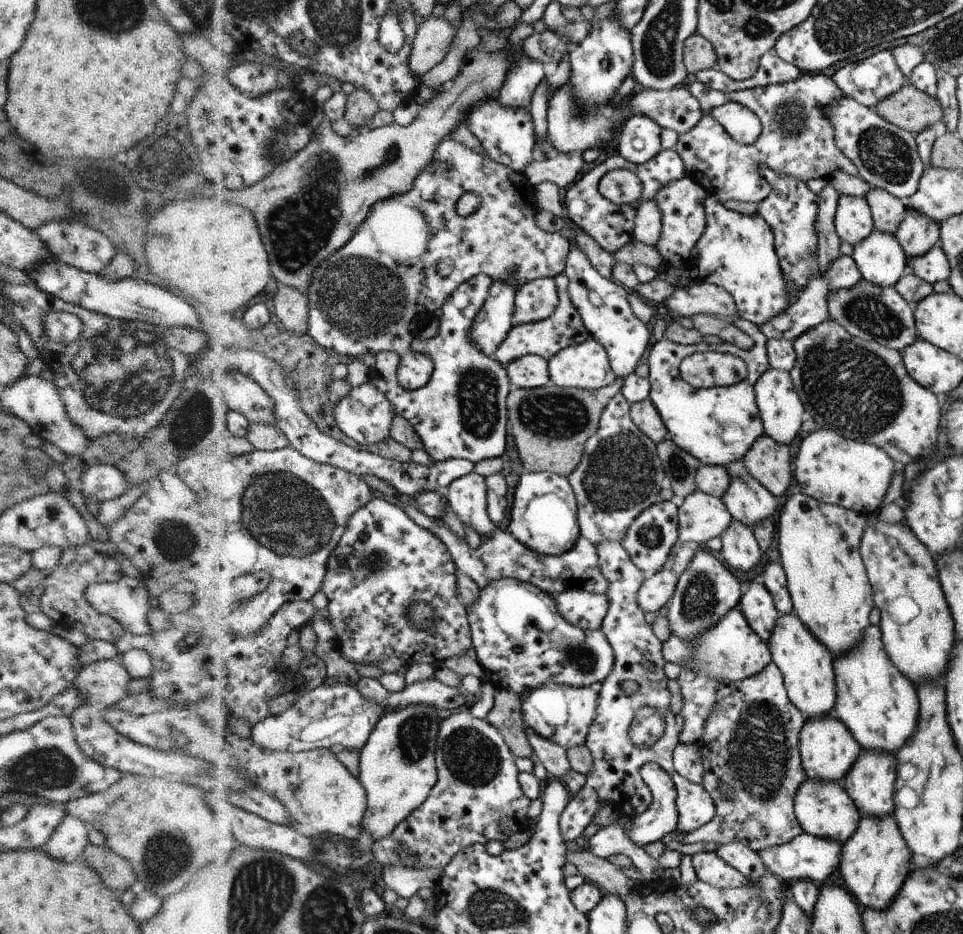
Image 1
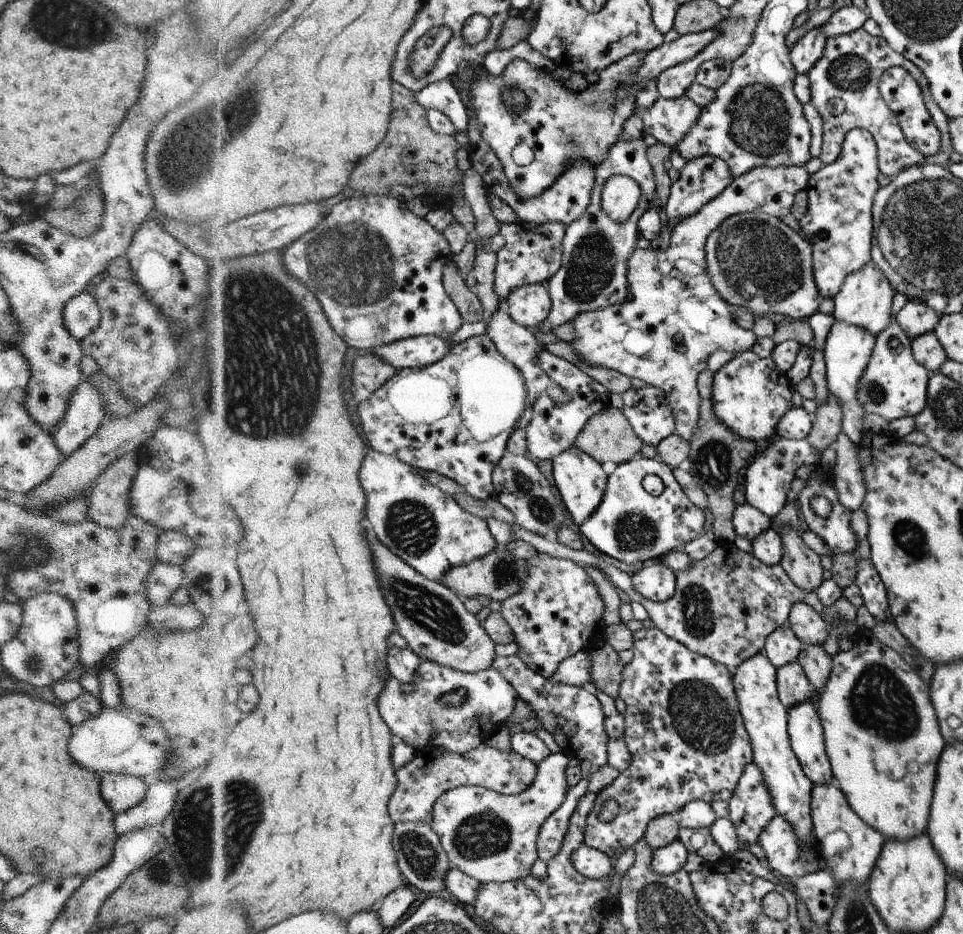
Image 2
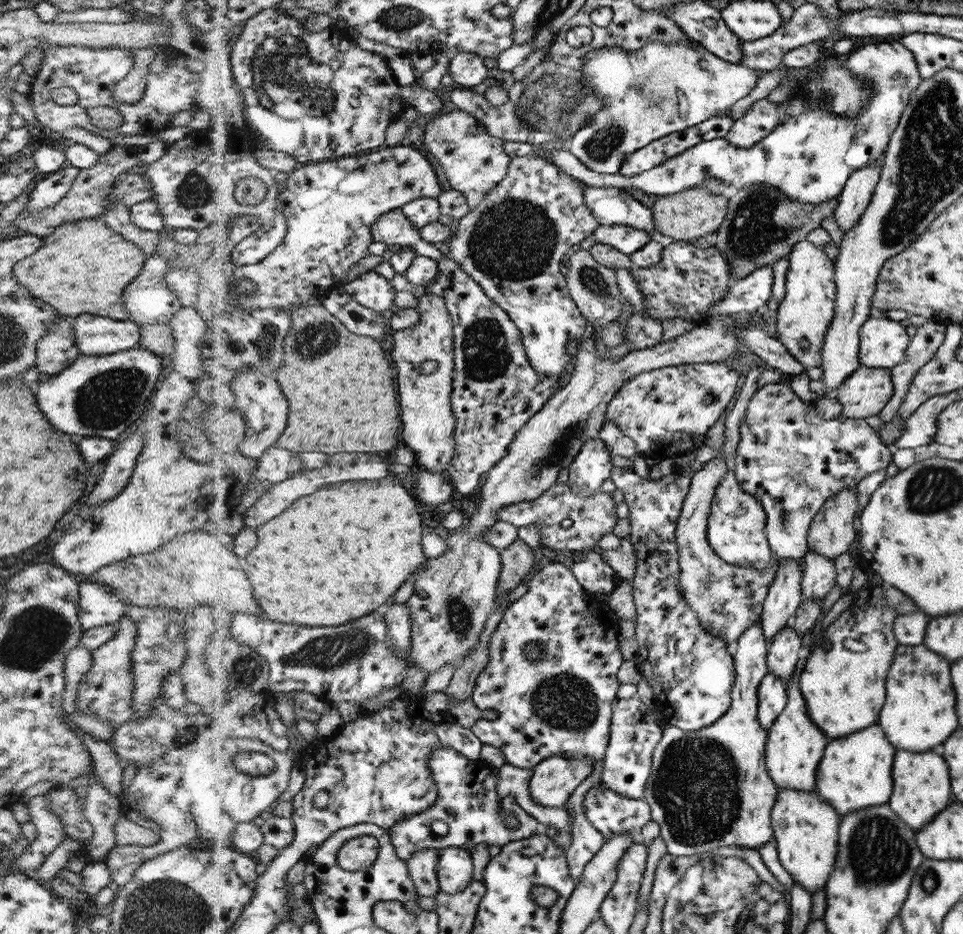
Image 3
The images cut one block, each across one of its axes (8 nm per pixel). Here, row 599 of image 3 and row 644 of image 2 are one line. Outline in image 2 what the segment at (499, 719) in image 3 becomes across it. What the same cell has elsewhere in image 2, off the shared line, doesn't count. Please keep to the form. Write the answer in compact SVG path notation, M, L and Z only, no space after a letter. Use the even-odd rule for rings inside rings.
M536 552L534 558L526 560L528 564L528 576L522 582L520 592L502 601L500 606L500 616L508 623L514 634L514 642L518 645L518 658L532 670L543 677L550 679L556 674L558 666L569 659L570 656L577 654L578 650L592 652L604 641L594 640L596 636L600 638L604 632L602 628L590 630L590 624L600 622L605 611L604 600L596 588L596 583L592 582L590 574L580 566L580 564L570 560L548 556L543 552Z

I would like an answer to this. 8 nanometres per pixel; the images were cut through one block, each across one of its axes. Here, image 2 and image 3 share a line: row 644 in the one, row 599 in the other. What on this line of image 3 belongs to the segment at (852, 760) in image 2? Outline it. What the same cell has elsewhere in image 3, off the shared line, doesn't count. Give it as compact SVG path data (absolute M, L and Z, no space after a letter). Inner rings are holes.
M869 577L863 587L853 595L851 605L832 622L819 643L809 652L806 665L799 680L799 689L804 694L810 718L822 728L827 735L835 739L848 736L853 732L868 728L878 722L888 692L886 684L895 650L899 647L895 636L897 610L885 599L885 584L875 577Z

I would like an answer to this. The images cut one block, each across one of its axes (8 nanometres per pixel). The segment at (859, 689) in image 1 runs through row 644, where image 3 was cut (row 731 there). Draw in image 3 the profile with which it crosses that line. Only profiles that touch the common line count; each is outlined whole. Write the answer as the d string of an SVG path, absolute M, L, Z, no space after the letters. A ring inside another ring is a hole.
M873 724L862 732L853 732L834 739L826 747L825 758L821 760L817 772L817 792L842 816L872 805L887 803L892 798L892 762L896 748L884 736L879 724Z

